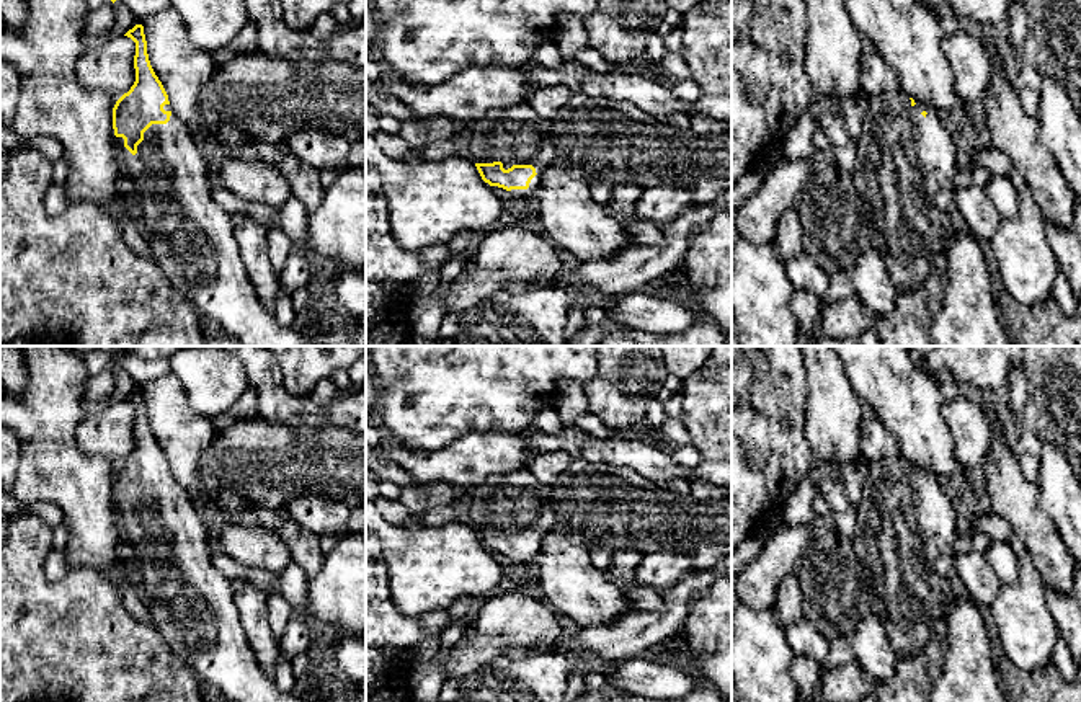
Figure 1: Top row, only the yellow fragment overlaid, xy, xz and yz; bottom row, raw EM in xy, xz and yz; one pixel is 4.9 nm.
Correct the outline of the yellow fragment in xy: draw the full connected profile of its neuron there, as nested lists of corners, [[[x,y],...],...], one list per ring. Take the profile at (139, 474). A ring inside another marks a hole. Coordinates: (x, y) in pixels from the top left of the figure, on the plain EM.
[[[136,390],[124,402],[136,408],[136,447],[113,473],[114,516],[124,542],[137,552],[134,581],[153,627],[196,678],[216,687],[227,702],[304,702],[281,691],[273,674],[258,664],[240,624],[230,580],[211,563],[214,519],[173,478],[150,431],[144,392]]]

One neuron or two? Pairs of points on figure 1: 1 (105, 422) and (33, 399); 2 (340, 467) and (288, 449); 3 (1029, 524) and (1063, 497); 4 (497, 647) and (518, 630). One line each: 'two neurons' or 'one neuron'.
1: two neurons
2: one neuron
3: two neurons
4: two neurons

